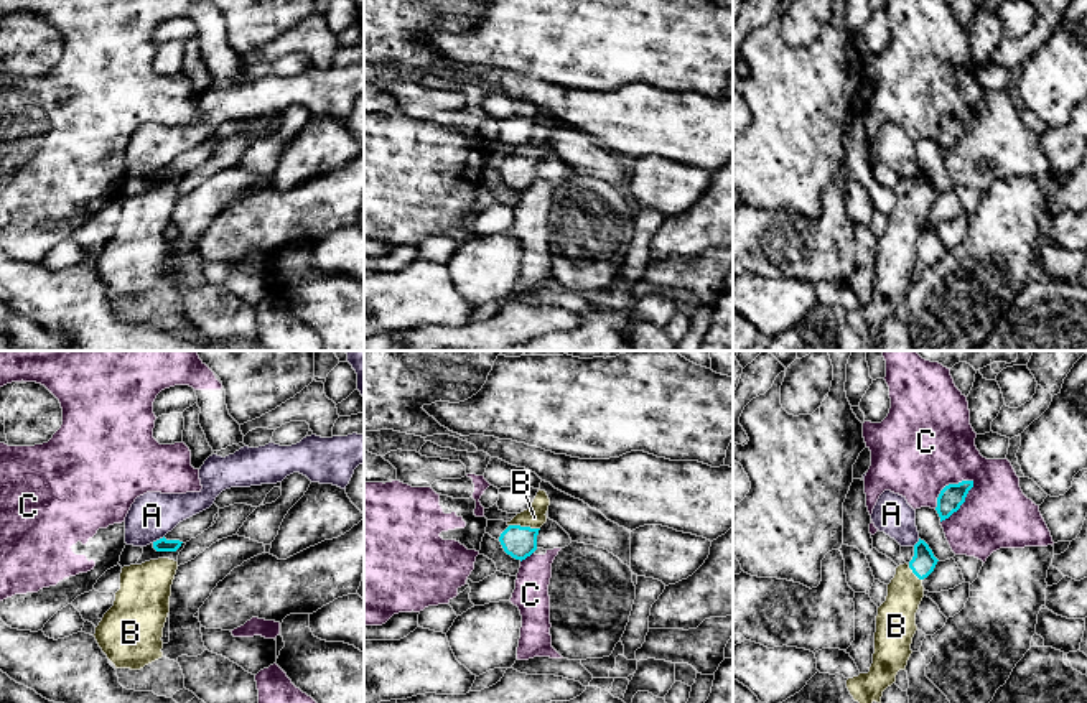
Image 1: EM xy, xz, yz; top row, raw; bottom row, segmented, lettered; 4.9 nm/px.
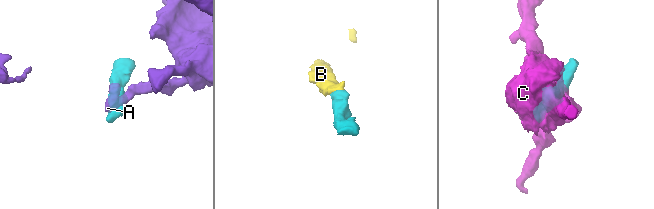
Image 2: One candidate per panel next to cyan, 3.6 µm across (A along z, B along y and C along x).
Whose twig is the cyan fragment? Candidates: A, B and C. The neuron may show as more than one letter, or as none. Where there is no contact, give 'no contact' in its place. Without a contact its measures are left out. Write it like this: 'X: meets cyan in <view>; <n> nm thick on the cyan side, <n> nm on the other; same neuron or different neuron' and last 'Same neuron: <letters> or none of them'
A: meets cyan in xy; 60 nm thick on the cyan side, 220 nm on the other; different neuron
B: meets cyan in xz; 160 nm thick on the cyan side, 110 nm on the other; same neuron
C: meets cyan in yz; 120 nm thick on the cyan side, 320 nm on the other; different neuron
Same neuron: B

